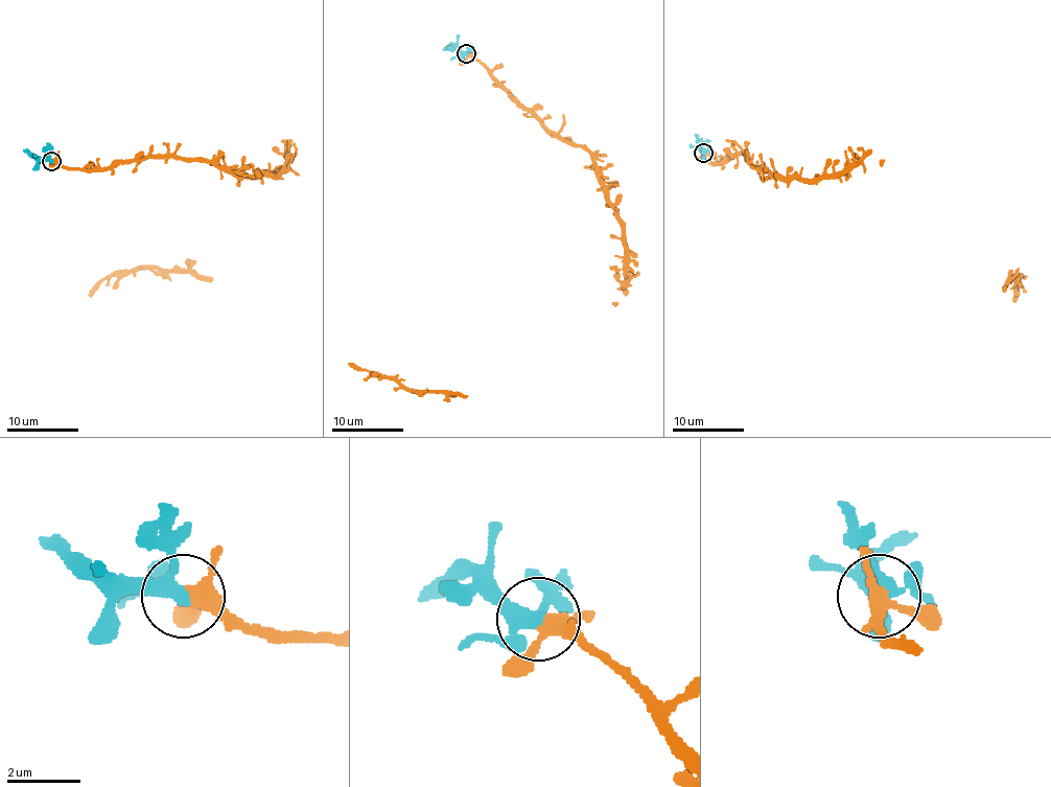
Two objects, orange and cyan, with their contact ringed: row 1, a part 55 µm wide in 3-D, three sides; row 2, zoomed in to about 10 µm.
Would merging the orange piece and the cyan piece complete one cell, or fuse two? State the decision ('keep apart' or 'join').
join

